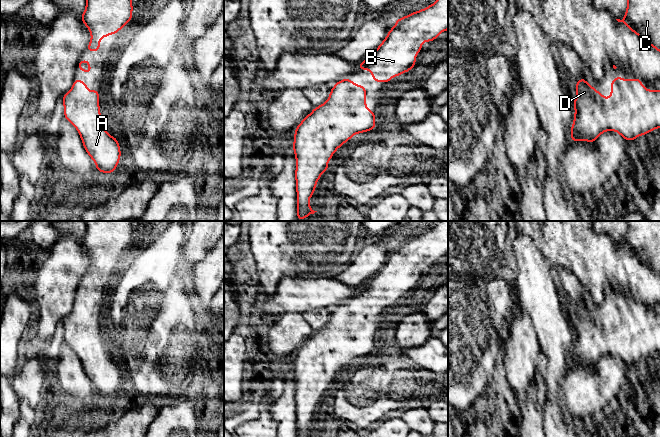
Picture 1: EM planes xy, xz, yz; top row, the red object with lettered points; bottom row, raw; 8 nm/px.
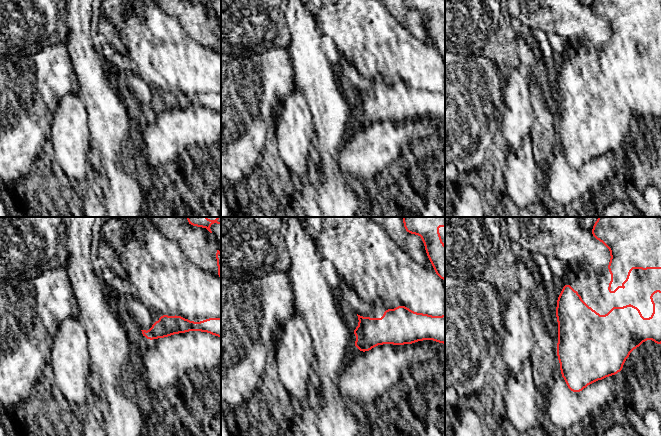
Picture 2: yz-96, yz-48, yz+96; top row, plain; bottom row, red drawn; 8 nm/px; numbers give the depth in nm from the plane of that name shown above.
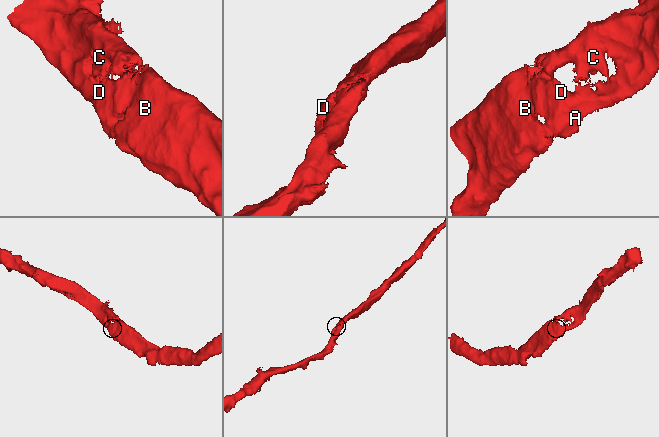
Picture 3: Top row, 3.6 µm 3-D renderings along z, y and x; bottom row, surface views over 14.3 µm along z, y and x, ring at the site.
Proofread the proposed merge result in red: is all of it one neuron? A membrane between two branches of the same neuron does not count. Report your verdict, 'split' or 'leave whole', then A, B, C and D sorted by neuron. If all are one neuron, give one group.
leave whole; A B C D

